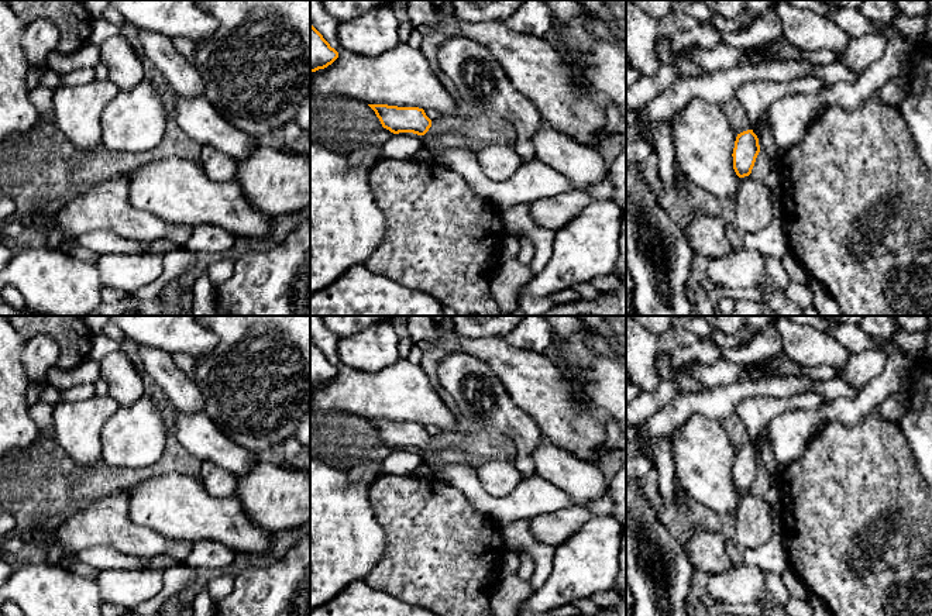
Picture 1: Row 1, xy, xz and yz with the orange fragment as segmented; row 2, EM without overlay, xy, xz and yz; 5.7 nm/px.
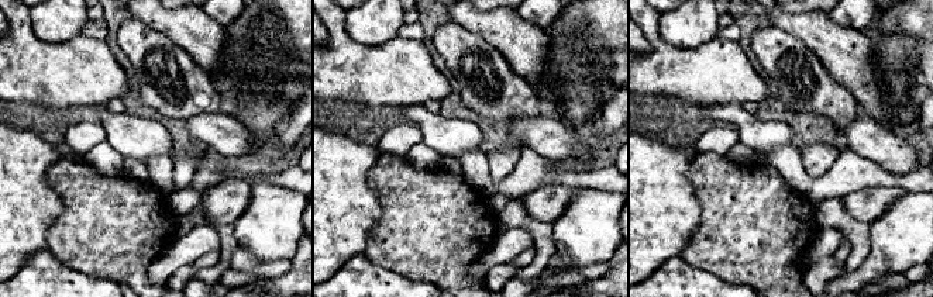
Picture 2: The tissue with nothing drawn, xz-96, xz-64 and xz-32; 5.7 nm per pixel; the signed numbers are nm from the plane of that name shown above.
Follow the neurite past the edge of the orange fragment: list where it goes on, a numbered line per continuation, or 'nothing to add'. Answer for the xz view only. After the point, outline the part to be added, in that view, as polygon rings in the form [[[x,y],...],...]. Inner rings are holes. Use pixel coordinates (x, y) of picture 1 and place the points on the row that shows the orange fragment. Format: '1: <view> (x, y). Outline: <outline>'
1: xz (449, 140). Outline: [[[426,133],[422,135],[423,147],[427,149],[470,149],[470,141],[462,133],[444,133],[444,134],[431,134]]]

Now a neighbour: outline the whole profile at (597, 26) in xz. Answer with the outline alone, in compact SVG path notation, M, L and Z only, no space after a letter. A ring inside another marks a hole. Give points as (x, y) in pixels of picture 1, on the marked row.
M603 0L611 13L611 20L588 11L585 27L589 34L603 38L609 42L626 44L626 41L613 32L613 28L626 30L626 0Z

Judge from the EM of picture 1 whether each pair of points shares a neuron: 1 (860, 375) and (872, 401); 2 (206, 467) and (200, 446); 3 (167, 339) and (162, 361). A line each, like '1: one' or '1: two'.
1: two
2: two
3: two

